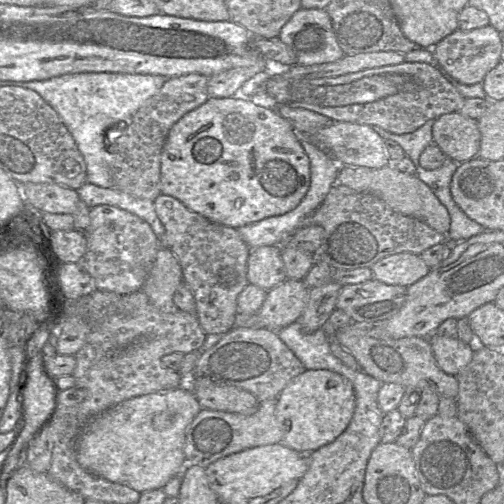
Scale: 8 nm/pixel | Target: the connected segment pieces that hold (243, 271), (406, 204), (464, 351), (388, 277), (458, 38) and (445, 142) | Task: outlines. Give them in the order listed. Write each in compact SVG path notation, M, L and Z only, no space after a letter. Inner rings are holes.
M160 193L154 206L165 229L160 247L170 250L178 259L183 283L195 299L200 327L207 335L225 334L235 326L238 296L249 284L247 265L251 249L237 229L205 218L172 196Z
M392 164L382 168L363 166L340 166L336 183L358 192L371 193L380 197L394 211L418 218L441 234L447 234L450 228L450 215L432 189L417 175L410 175L397 170Z
M434 333L429 341L437 365L452 376L457 376L471 362L475 352L475 345L466 344L457 337L444 337Z
M402 252L384 257L371 267L373 279L390 285L409 287L427 275L431 268L419 254Z
M491 25L469 31L456 29L440 40L433 48L439 64L457 81L471 85L482 82L485 75L501 61L500 32Z
M455 111L439 116L433 125L433 142L456 163L477 157L481 134L478 121Z

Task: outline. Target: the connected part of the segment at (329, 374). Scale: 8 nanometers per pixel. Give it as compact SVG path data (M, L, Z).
M305 370L278 395L276 417L284 431L281 444L299 453L310 453L334 440L349 424L355 409L352 384L330 370Z

